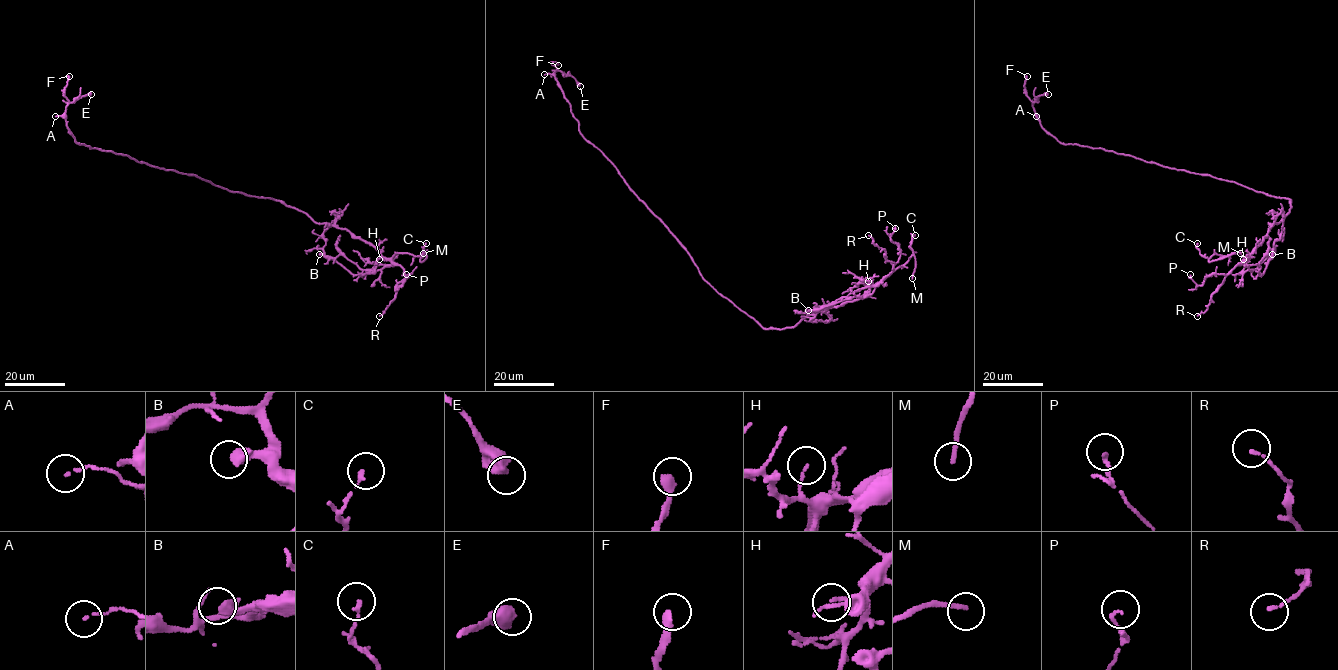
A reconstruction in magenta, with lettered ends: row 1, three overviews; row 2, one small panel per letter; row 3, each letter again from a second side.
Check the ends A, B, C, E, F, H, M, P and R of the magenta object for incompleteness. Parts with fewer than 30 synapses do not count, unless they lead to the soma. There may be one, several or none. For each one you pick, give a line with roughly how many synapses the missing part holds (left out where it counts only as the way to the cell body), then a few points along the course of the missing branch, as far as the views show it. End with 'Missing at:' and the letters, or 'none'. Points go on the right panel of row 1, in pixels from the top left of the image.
M: course (1240, 253), (1254, 259)
Missing at: M

